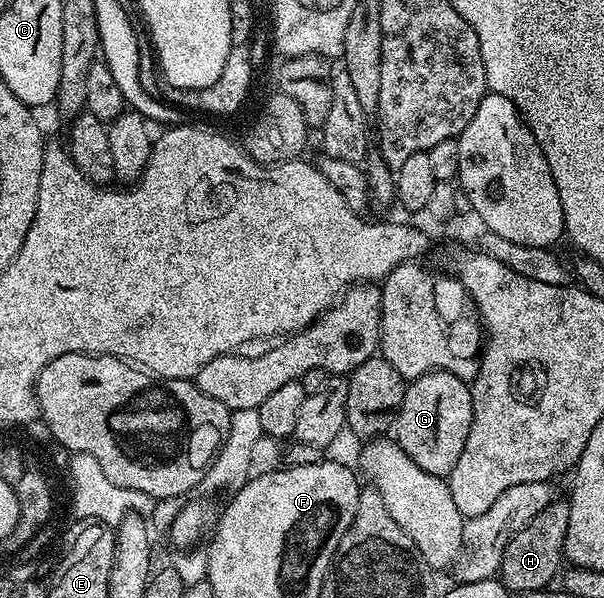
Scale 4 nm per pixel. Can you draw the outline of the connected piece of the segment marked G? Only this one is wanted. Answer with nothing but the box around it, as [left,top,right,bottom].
[395,369,472,479]

